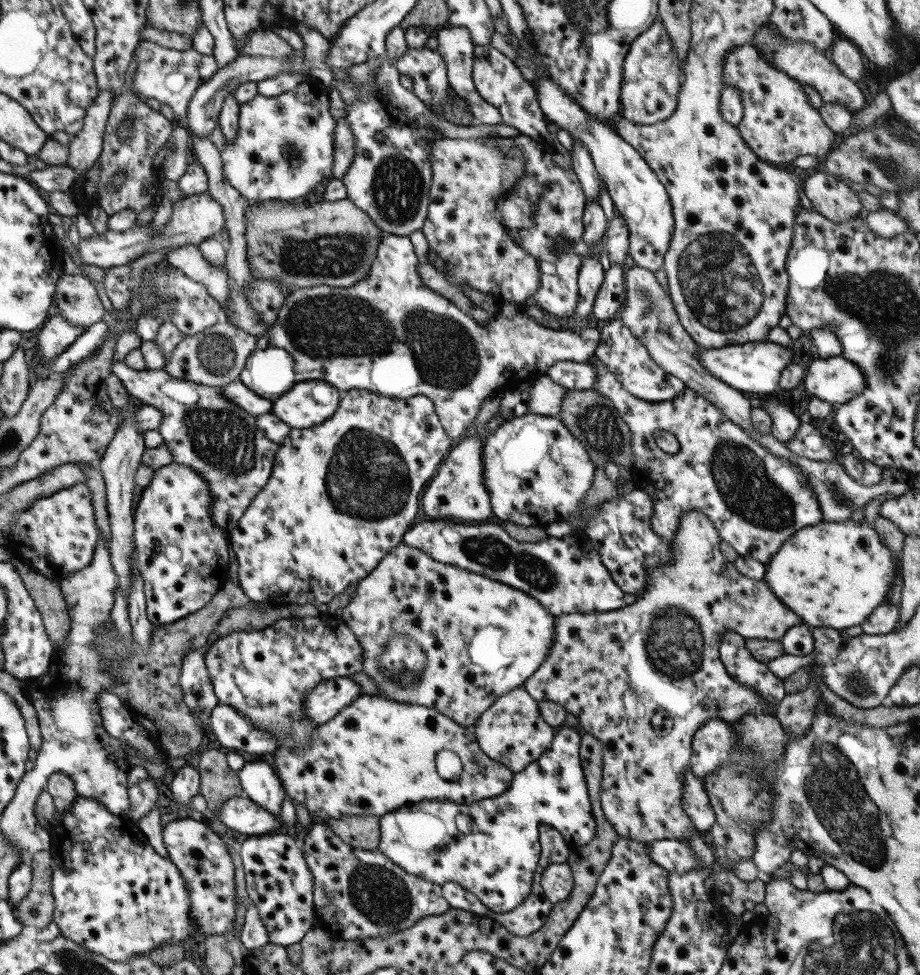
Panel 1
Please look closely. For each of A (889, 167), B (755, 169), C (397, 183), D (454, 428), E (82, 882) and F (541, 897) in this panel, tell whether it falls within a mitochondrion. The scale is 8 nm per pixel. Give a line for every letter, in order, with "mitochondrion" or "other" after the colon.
A: mitochondrion
B: other
C: mitochondrion
D: other
E: other
F: other

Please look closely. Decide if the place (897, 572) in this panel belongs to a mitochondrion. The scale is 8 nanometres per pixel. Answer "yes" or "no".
no

